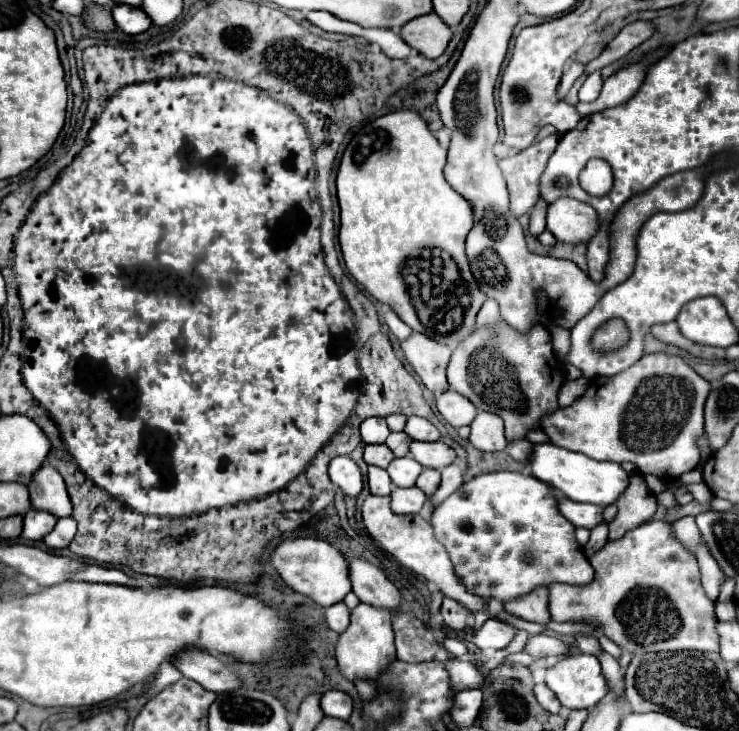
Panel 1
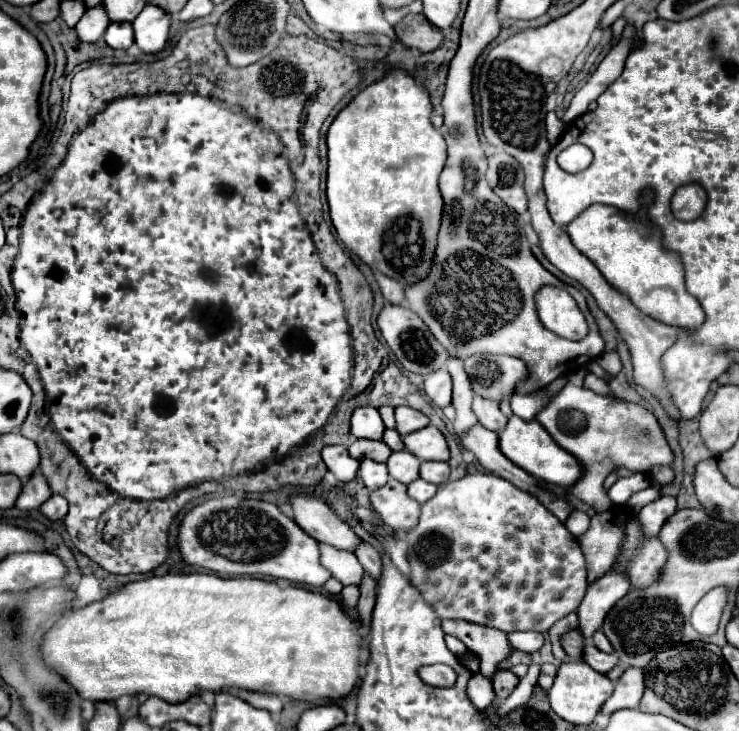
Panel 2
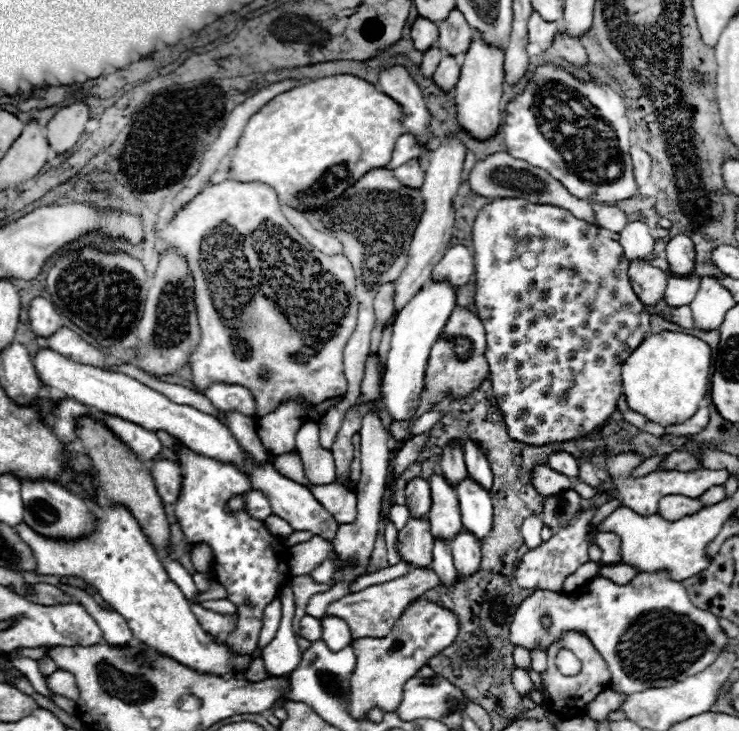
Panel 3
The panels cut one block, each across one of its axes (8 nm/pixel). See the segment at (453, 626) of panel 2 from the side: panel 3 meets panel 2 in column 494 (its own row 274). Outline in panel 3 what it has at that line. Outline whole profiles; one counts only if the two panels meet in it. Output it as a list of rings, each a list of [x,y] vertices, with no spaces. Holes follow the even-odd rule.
[[[630,262],[628,270],[632,278],[632,288],[636,290],[636,296],[644,306],[654,306],[658,300],[662,300],[666,282],[672,276],[672,272],[662,272],[648,262]]]

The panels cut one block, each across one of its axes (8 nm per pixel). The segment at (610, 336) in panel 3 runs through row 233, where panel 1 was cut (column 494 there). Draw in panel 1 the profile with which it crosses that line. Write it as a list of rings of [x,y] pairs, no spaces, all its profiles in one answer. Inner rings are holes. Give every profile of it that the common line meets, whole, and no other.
[[[492,472],[464,482],[434,510],[432,528],[436,538],[446,546],[456,576],[468,590],[484,596],[494,606],[502,606],[504,600],[530,592],[540,584],[550,586],[552,582],[566,582],[586,586],[594,580],[594,568],[574,538],[574,526],[560,514],[552,488],[534,476],[520,472]]]

